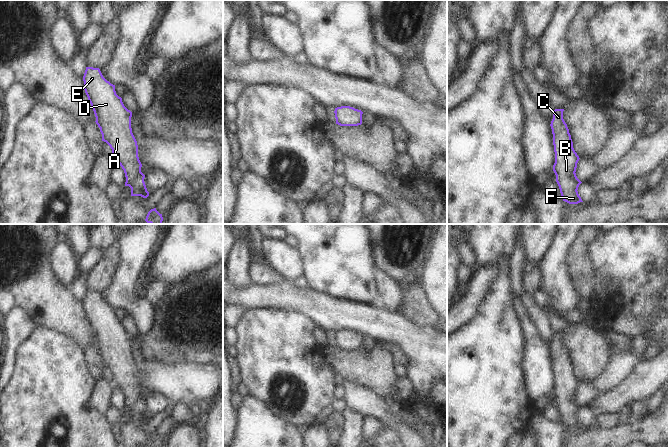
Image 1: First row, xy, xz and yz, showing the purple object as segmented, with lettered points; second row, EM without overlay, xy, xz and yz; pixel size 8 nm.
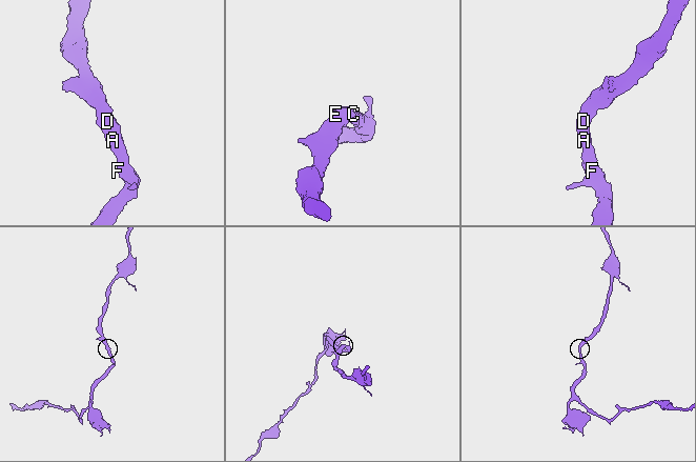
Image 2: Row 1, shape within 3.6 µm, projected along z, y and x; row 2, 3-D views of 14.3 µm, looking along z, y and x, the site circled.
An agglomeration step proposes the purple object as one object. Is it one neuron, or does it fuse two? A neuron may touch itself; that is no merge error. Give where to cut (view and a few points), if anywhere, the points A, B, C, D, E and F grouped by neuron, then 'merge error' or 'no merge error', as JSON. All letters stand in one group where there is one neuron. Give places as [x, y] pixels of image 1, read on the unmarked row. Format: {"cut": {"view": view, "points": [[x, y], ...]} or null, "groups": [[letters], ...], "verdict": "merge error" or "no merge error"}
{"cut": null, "groups": [["A", "B", "C", "D", "E", "F"]], "verdict": "no merge error"}

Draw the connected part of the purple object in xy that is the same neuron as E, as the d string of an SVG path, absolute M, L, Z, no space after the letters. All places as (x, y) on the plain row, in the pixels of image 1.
M86 291L83 305L102 365L110 370L114 385L124 394L125 410L131 412L131 420L147 422L149 416L131 352L132 336L124 330L122 322L116 318L115 309L103 301L99 292Z

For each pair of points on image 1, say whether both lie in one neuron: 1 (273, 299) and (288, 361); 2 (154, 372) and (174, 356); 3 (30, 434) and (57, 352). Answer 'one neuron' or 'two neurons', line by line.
1: two neurons
2: two neurons
3: one neuron

